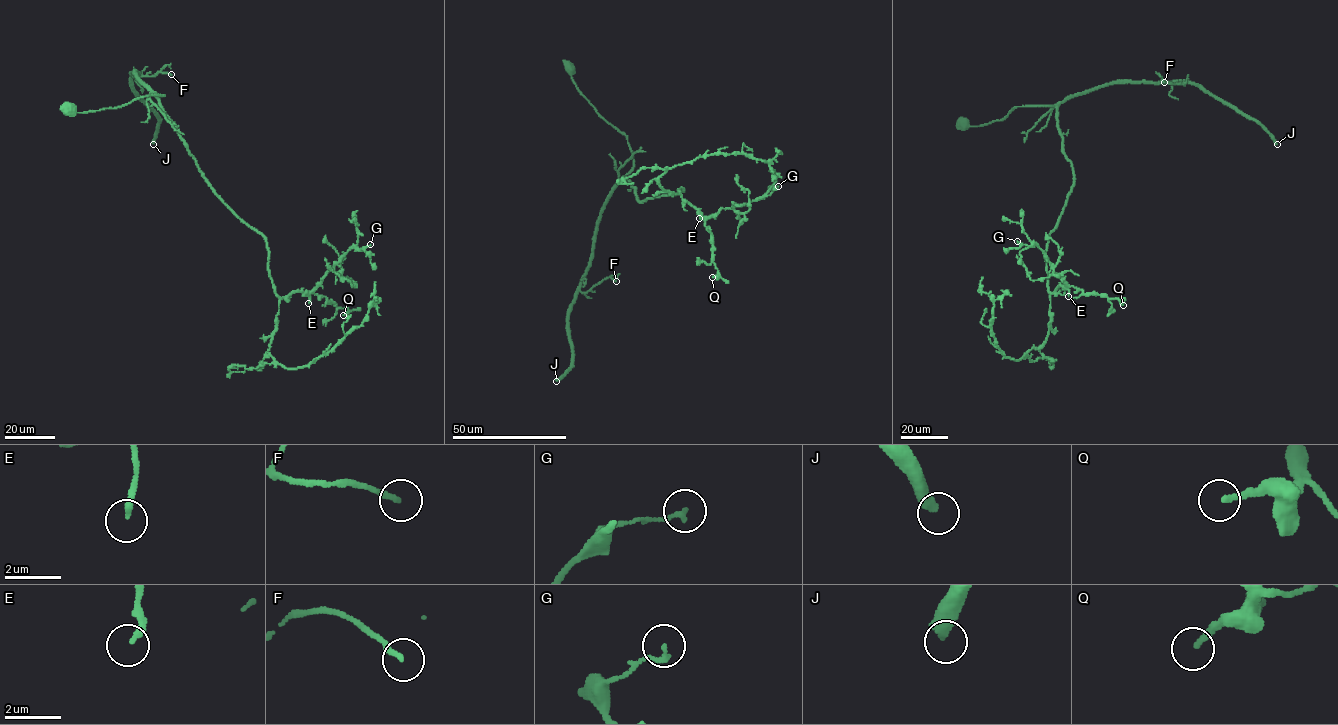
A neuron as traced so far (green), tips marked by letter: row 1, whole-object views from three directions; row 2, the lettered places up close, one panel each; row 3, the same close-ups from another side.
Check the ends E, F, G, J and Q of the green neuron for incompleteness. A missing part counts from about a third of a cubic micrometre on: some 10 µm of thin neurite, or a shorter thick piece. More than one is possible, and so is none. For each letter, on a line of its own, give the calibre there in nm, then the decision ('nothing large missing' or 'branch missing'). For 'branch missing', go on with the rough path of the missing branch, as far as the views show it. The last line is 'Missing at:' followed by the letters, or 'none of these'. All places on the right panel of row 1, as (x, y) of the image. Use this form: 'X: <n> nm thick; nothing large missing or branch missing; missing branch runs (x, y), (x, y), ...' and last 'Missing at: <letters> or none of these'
E: 200 nm thick; branch missing
F: 200 nm thick; nothing large missing
G: 160 nm thick; nothing large missing
J: 400 nm thick; branch missing
Q: 200 nm thick; nothing large missing
Missing at: E, J

